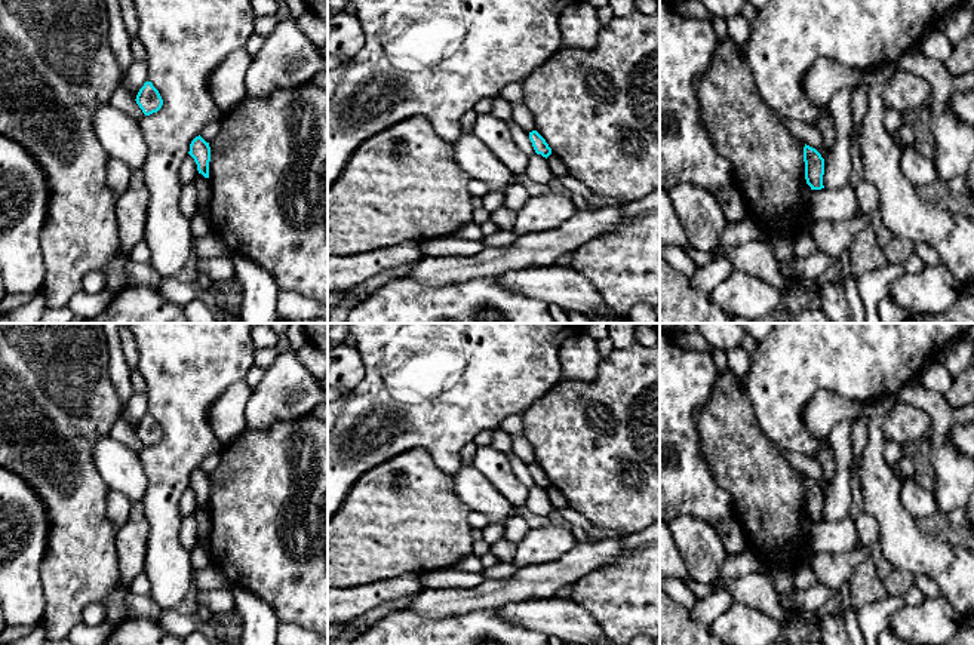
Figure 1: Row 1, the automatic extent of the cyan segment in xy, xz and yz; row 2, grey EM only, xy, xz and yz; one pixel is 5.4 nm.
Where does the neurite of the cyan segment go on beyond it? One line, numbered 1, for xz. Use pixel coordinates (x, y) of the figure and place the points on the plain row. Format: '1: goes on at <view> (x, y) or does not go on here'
1: does not go on here

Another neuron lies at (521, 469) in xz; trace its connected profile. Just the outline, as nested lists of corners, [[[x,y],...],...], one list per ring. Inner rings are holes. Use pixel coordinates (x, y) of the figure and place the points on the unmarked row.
[[[511,452],[507,454],[508,463],[516,474],[516,477],[528,488],[531,489],[535,486],[535,482],[532,479],[532,474],[529,472],[529,466],[523,463],[519,457],[513,455]]]

